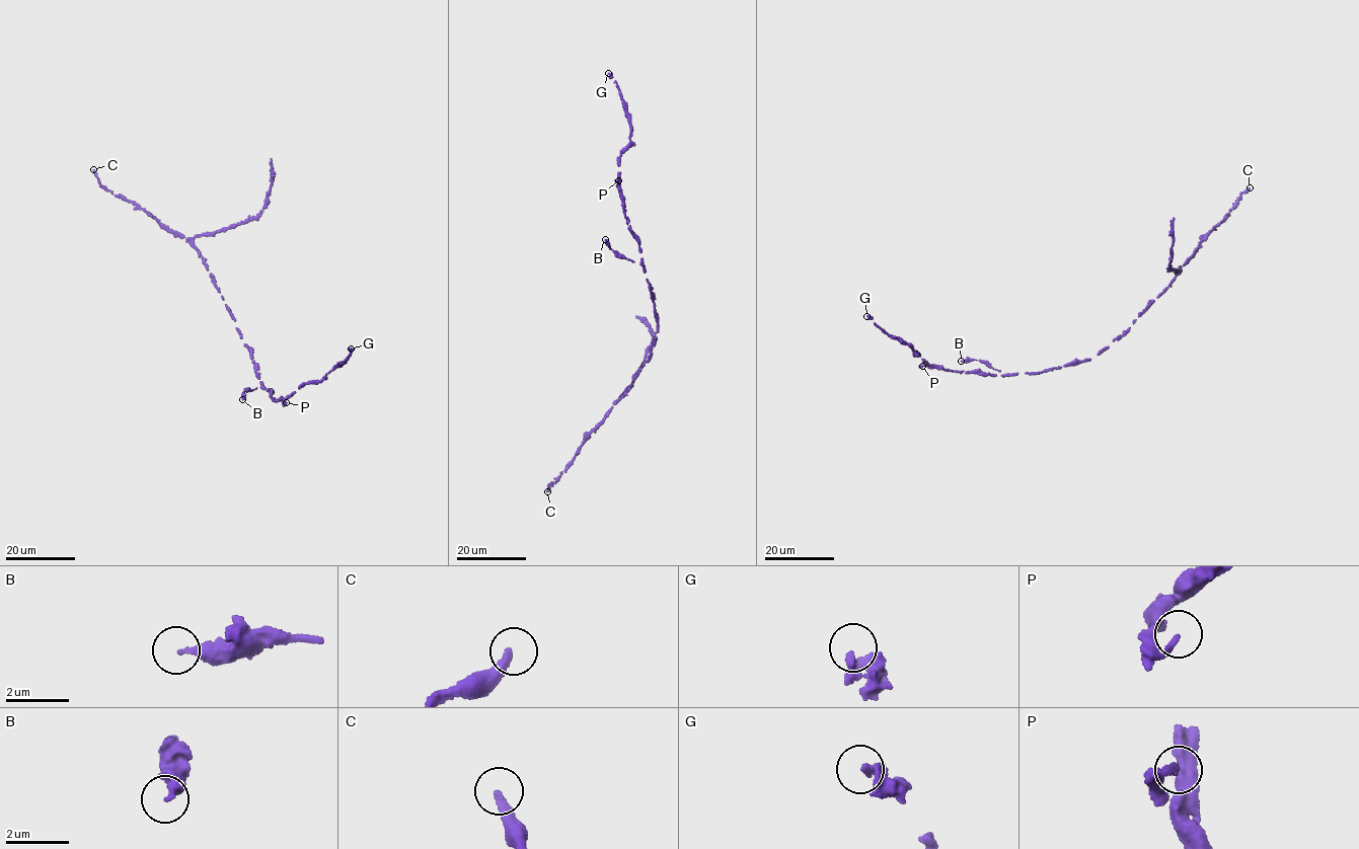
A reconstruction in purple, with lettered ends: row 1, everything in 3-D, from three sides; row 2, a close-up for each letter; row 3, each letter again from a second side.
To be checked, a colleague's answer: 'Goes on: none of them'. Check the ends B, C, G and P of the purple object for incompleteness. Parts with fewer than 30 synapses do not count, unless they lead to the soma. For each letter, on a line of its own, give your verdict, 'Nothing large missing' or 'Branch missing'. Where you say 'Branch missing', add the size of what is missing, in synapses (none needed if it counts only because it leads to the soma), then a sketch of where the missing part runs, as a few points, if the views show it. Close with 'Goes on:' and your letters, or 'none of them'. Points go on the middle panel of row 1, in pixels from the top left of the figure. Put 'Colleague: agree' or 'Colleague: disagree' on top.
Colleague: agree
B: Nothing large missing
C: Nothing large missing
G: Nothing large missing
P: Nothing large missing
Goes on: none of them

